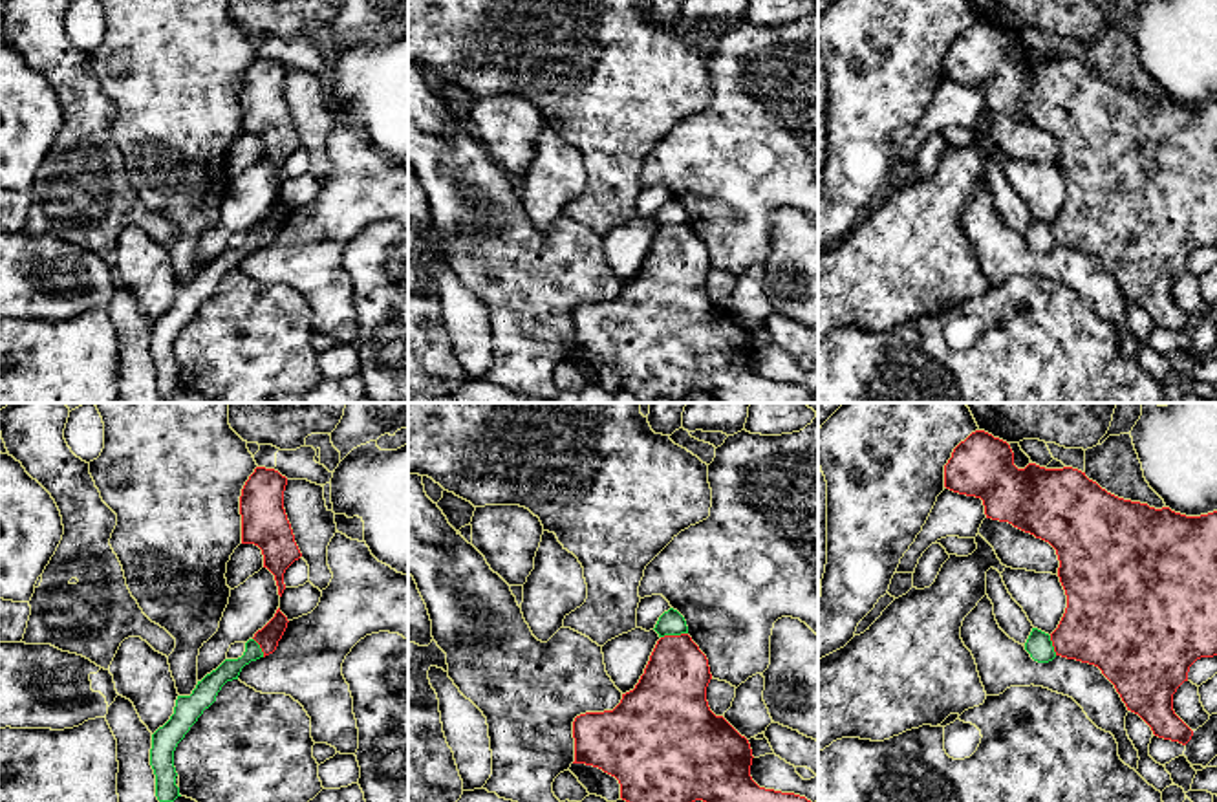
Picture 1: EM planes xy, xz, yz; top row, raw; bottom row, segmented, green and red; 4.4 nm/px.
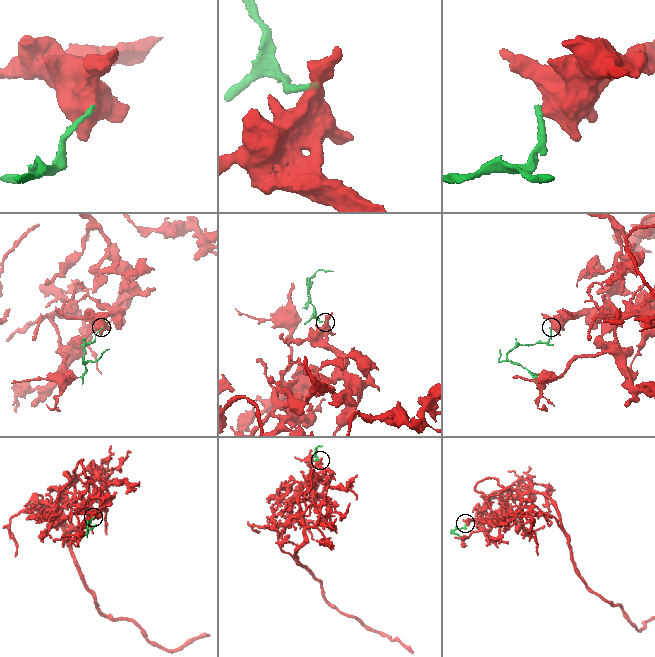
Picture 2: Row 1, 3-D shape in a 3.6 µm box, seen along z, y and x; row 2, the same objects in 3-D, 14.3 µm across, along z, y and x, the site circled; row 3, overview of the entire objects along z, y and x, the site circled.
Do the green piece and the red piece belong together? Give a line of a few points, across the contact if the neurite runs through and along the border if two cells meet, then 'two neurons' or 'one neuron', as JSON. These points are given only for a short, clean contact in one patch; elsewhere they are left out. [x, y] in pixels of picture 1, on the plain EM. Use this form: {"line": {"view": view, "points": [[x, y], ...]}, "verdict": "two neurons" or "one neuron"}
{"verdict": "two neurons"}

